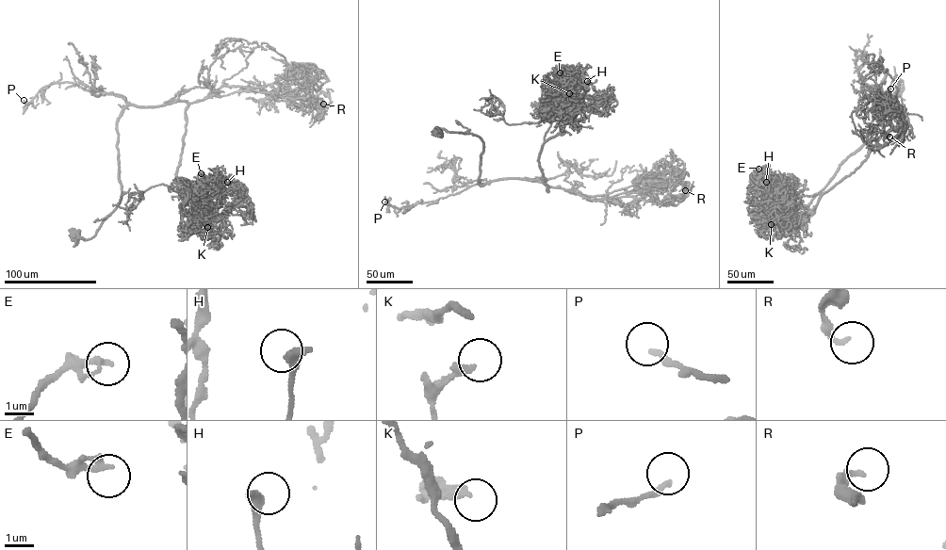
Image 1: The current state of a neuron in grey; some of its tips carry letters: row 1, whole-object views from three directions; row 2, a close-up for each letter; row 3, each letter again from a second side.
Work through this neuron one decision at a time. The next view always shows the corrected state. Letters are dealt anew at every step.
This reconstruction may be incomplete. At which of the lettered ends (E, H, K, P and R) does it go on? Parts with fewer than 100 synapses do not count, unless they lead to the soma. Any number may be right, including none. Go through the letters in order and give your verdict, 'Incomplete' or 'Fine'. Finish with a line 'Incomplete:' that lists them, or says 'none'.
E: Fine
H: Fine
K: Fine
P: Fine
R: Fine
Incomplete: none

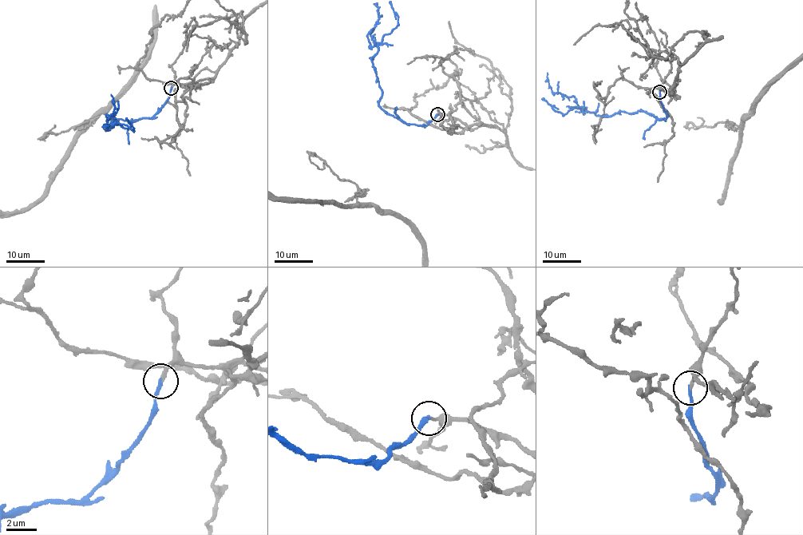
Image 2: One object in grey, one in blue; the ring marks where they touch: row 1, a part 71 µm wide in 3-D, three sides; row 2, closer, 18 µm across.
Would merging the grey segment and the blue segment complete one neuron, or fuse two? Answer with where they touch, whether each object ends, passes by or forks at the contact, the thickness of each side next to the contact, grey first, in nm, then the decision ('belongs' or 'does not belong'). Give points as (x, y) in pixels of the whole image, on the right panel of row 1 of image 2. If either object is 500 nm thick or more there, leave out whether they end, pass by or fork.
(659, 92) | grey ends | blue ends | 190/200 nm | belongs

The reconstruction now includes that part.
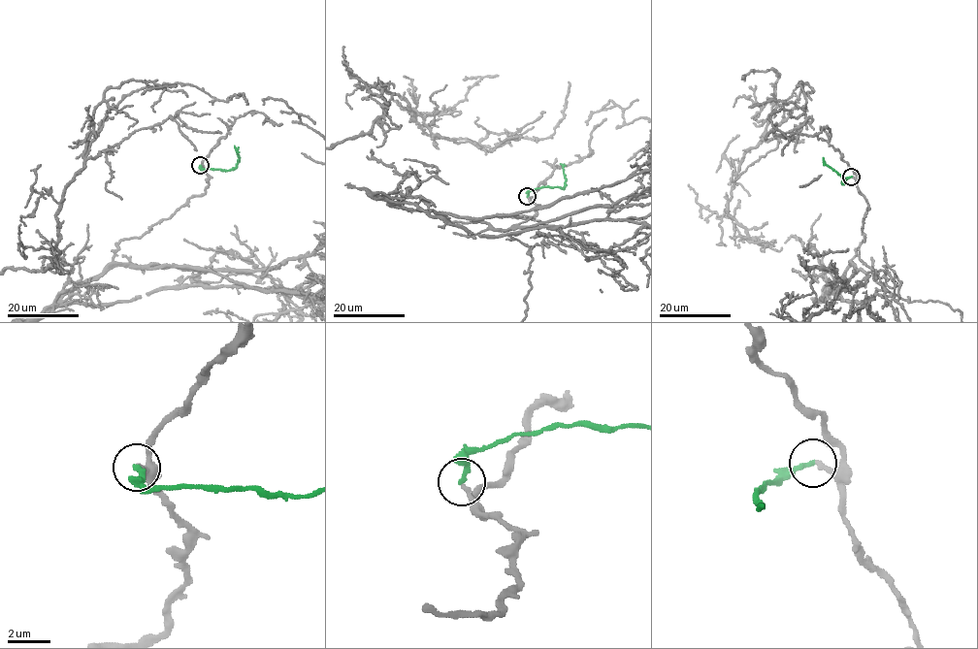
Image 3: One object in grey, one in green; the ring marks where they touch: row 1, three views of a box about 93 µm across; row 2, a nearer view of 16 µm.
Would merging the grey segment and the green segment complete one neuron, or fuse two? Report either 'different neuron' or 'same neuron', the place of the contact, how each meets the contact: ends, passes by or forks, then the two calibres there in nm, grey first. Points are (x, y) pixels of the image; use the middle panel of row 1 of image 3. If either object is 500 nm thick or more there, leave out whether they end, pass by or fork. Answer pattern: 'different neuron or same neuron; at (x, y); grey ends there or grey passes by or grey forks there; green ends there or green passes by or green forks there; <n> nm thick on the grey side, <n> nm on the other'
same neuron; at (527, 196); grey ends there; green ends there; 200 nm thick on the grey side, 240 nm on the other

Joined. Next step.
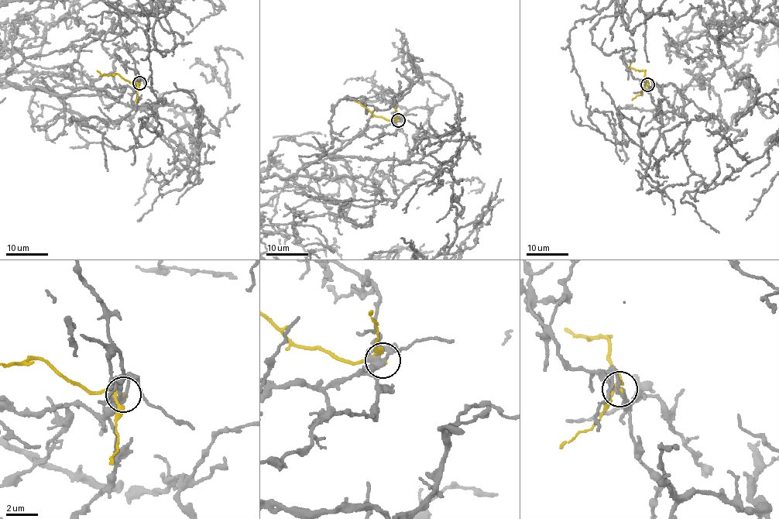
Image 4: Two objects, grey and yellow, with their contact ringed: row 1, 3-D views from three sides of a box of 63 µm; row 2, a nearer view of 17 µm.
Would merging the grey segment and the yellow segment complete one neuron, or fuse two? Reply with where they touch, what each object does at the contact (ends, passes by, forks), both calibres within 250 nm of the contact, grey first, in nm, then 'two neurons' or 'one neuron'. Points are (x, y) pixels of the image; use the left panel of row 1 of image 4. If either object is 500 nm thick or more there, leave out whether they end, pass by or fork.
(139, 83) | grey forks | yellow passes by | 280/160 nm | two neurons

